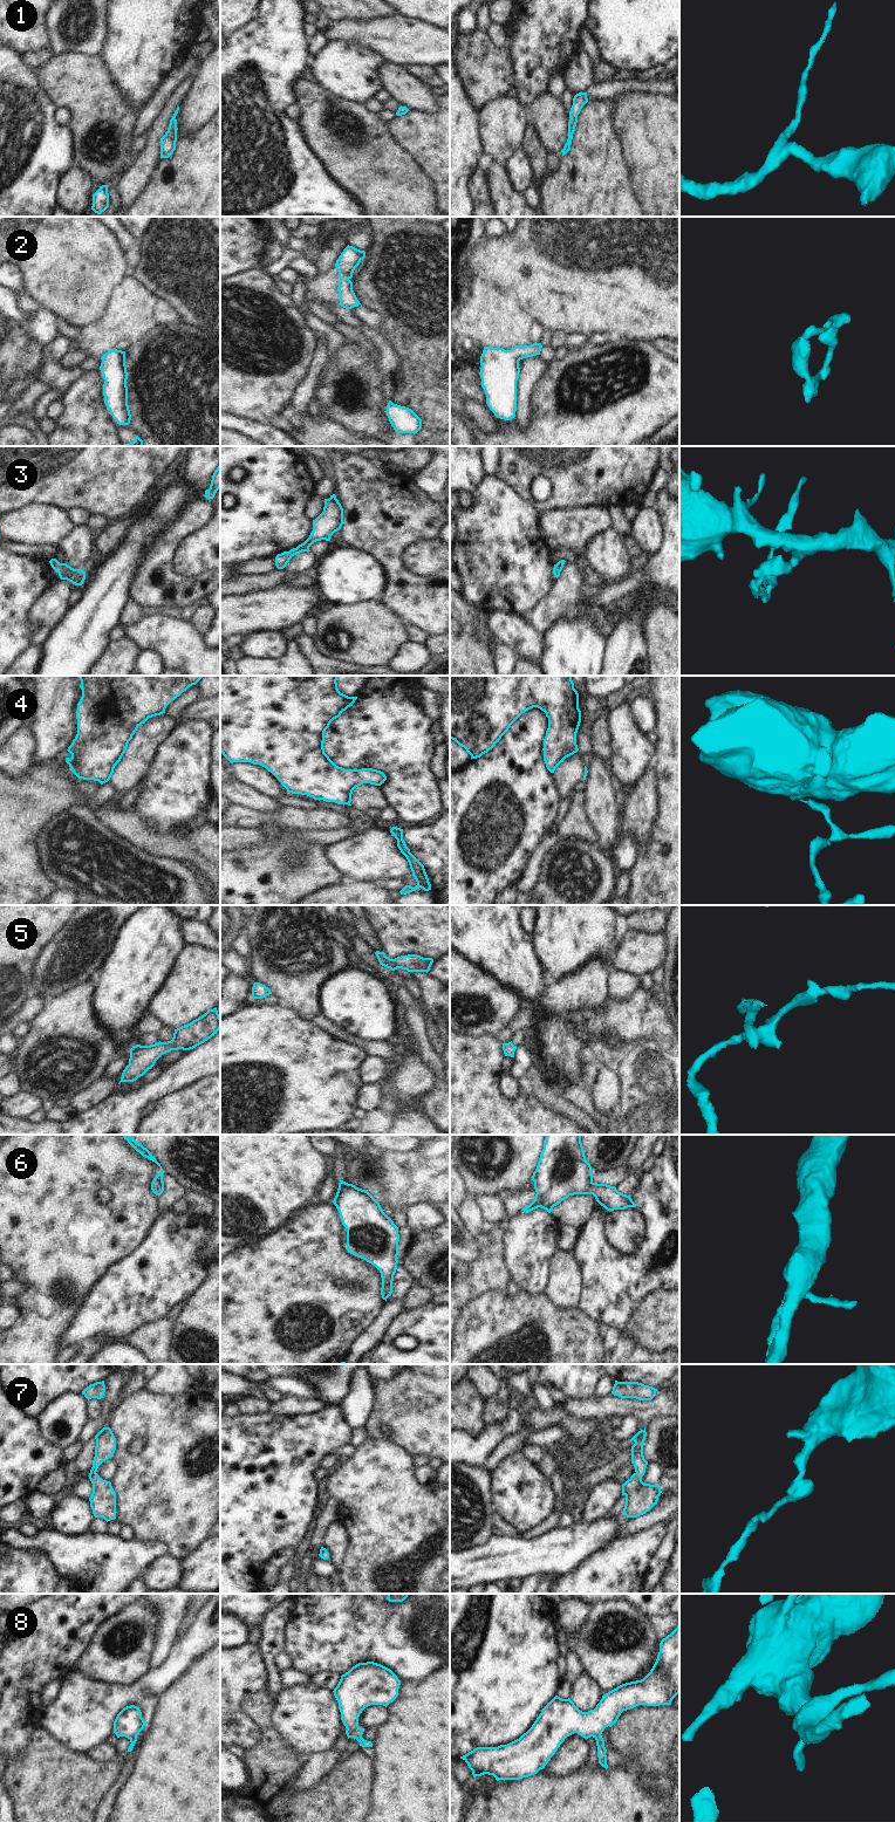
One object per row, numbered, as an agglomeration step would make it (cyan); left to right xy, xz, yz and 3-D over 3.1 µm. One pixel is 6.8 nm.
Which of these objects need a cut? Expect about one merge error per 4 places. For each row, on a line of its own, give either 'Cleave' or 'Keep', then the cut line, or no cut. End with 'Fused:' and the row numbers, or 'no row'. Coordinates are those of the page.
1: Keep. No split
2: Keep. No split
3: Keep. No split
4: Cleave. Split along xz (350, 796), (347, 803)
5: Keep. No split
6: Keep. No split
7: Keep. No split
8: Cleave. Split along yz (600, 1734), (595, 1738)
Fused: 4, 8.

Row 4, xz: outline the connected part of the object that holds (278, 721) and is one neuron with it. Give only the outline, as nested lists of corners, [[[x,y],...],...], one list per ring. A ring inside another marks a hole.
[[[220,676],[220,752],[231,762],[251,762],[260,765],[271,772],[292,794],[301,794],[313,797],[314,800],[323,800],[326,802],[335,802],[337,804],[348,804],[353,790],[363,785],[370,783],[381,786],[387,780],[383,772],[373,768],[344,769],[336,766],[324,753],[324,732],[330,722],[339,718],[343,711],[353,706],[357,697],[348,697],[337,689],[337,676]]]

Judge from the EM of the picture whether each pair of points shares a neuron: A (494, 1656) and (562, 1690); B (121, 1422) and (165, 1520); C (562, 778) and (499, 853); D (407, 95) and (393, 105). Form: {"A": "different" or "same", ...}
{"A": "different", "B": "same", "C": "different", "D": "different"}

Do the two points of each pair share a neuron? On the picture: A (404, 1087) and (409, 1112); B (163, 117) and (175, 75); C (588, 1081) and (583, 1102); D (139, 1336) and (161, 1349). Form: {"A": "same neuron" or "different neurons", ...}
{"A": "same neuron", "B": "different neurons", "C": "different neurons", "D": "same neuron"}

